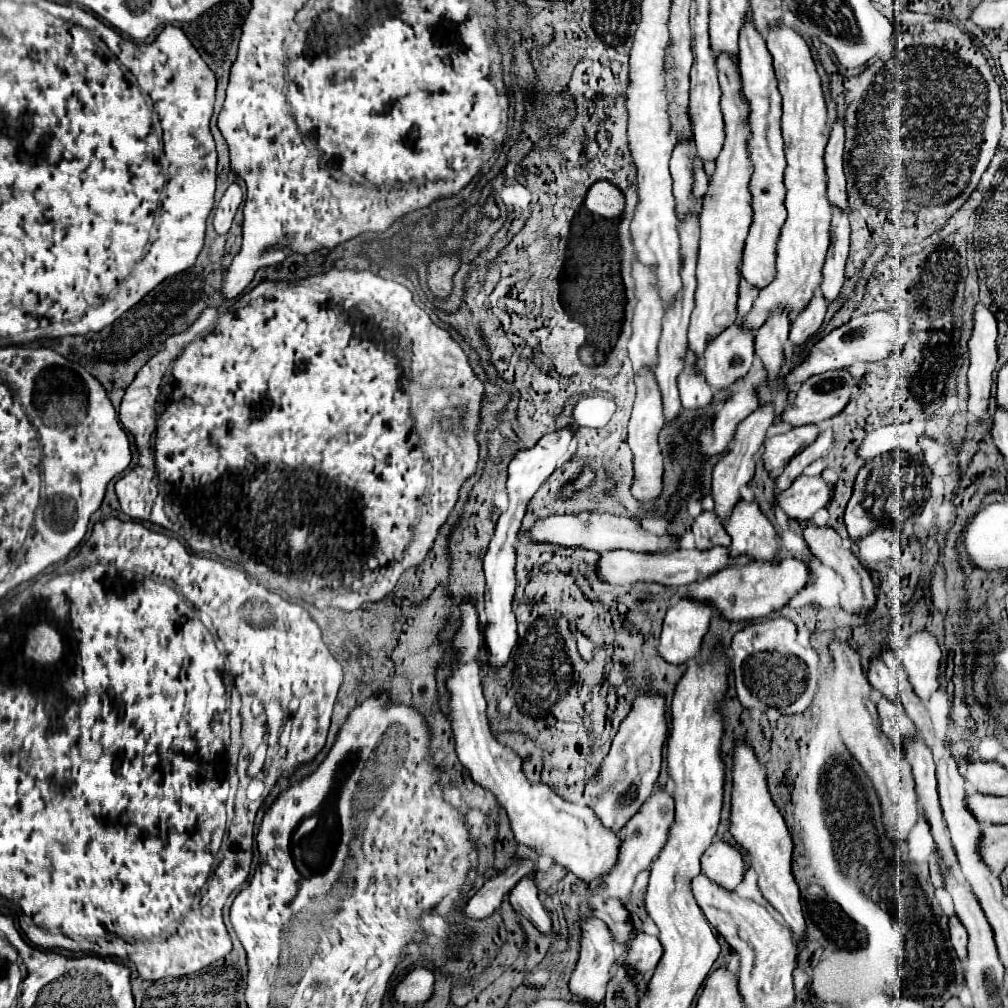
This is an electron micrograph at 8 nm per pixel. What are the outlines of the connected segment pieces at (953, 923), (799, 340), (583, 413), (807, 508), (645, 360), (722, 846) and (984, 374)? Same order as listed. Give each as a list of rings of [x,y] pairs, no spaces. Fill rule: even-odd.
[[[957,916],[949,918],[949,928],[951,928],[951,944],[959,956],[959,960],[965,964],[967,962],[967,930],[963,928],[963,924],[959,922]]]
[[[817,292],[809,302],[809,306],[791,322],[789,340],[793,342],[793,346],[803,346],[821,328],[825,310],[827,310],[827,302],[823,300],[821,292]]]
[[[591,394],[583,396],[579,404],[575,406],[575,424],[577,426],[589,426],[589,428],[603,428],[615,412],[615,402],[601,396],[601,394]]]
[[[799,476],[793,486],[785,492],[781,492],[779,496],[775,496],[775,502],[787,512],[789,518],[793,520],[811,520],[811,516],[819,510],[825,508],[827,502],[831,500],[831,486],[823,480],[823,476]]]
[[[639,260],[633,264],[633,278],[635,278],[635,296],[637,296],[637,306],[635,306],[635,316],[633,316],[633,336],[629,340],[629,358],[633,362],[633,370],[639,372],[643,368],[655,368],[657,362],[657,344],[659,344],[659,334],[661,334],[661,320],[663,320],[663,304],[659,298],[659,292],[655,288],[655,274],[649,266],[643,266]]]
[[[715,842],[701,858],[703,874],[727,890],[737,888],[745,878],[745,860],[739,848],[727,842]]]
[[[977,306],[975,312],[975,328],[969,340],[969,356],[971,366],[967,372],[969,378],[969,412],[983,418],[989,408],[991,398],[991,382],[997,366],[997,320],[985,308]]]

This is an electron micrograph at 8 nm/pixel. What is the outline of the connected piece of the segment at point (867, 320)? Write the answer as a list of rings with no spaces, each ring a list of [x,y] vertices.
[[[879,310],[879,312],[869,312],[863,316],[851,318],[847,324],[835,328],[831,334],[827,334],[823,340],[819,340],[809,356],[787,374],[787,386],[799,386],[807,378],[815,374],[823,374],[827,370],[839,370],[839,368],[849,368],[855,362],[879,362],[885,360],[891,354],[891,346],[895,346],[895,314],[893,310]]]

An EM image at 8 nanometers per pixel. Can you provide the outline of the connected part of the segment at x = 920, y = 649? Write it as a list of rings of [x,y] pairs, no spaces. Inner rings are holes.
[[[925,630],[915,632],[907,640],[899,656],[905,664],[909,682],[913,684],[917,696],[921,700],[929,700],[929,696],[939,688],[939,674],[941,674],[939,668],[943,652],[939,648],[937,638]]]

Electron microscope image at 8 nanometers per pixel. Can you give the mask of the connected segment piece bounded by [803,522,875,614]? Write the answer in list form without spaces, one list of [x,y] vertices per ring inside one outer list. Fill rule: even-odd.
[[[811,522],[803,528],[803,536],[805,536],[807,544],[809,544],[811,554],[813,554],[815,558],[819,558],[823,564],[835,568],[835,570],[843,576],[845,588],[843,588],[843,592],[841,592],[841,606],[843,606],[847,612],[851,612],[851,614],[861,614],[861,612],[873,608],[873,604],[875,604],[875,586],[873,586],[873,580],[871,580],[869,572],[867,572],[867,570],[857,562],[857,558],[853,556],[849,544],[843,542],[843,540],[839,538],[839,534],[837,534],[833,528],[829,528],[829,526],[815,526],[815,524],[811,524]]]

